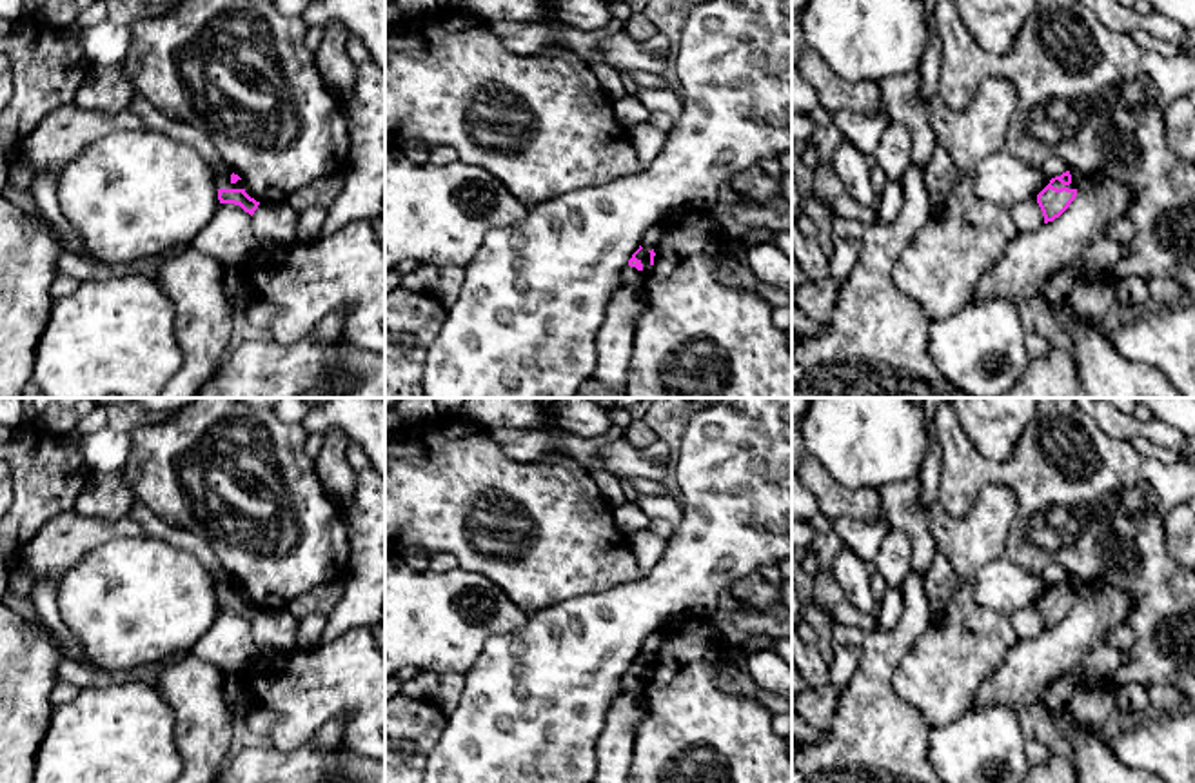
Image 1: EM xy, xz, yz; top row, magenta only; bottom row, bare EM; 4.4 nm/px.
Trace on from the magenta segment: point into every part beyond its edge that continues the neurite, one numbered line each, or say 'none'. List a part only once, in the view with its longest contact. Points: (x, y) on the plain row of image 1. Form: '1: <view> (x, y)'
1: yz (1077, 585)

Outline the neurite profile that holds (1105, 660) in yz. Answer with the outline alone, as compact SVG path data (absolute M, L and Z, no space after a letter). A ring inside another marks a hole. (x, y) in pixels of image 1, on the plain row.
M1101 645L1082 659L1079 678L1110 678L1128 659L1130 650Z

